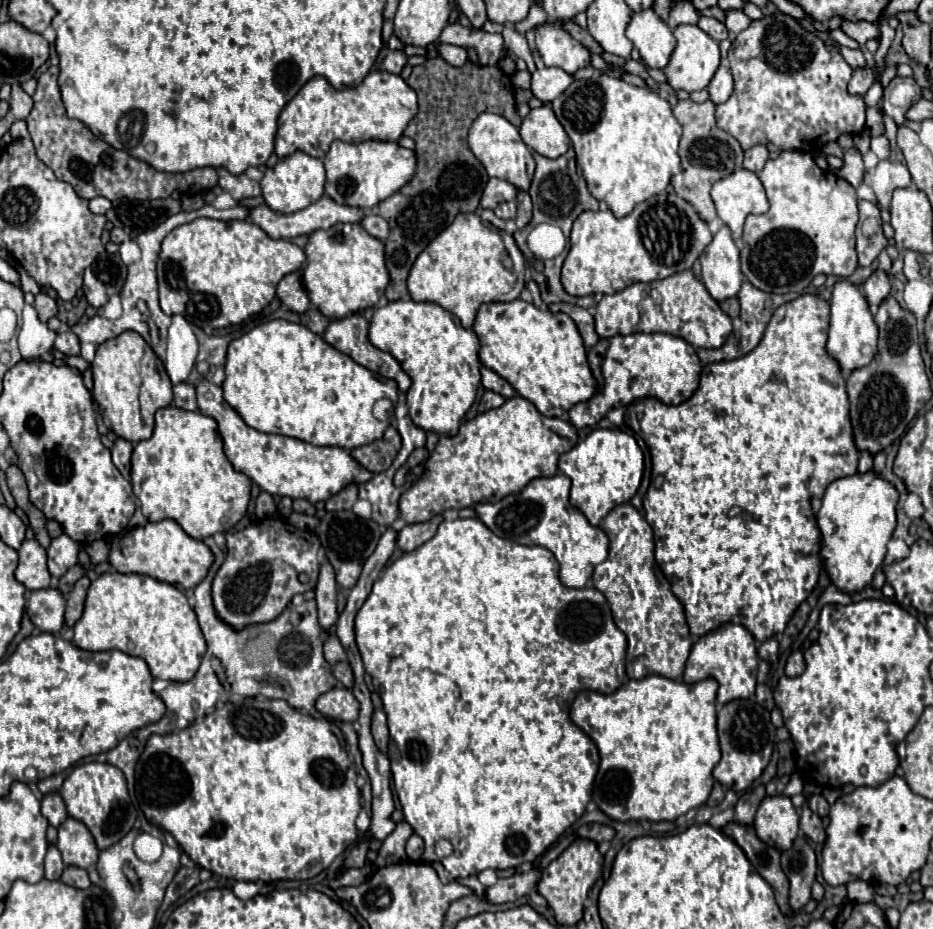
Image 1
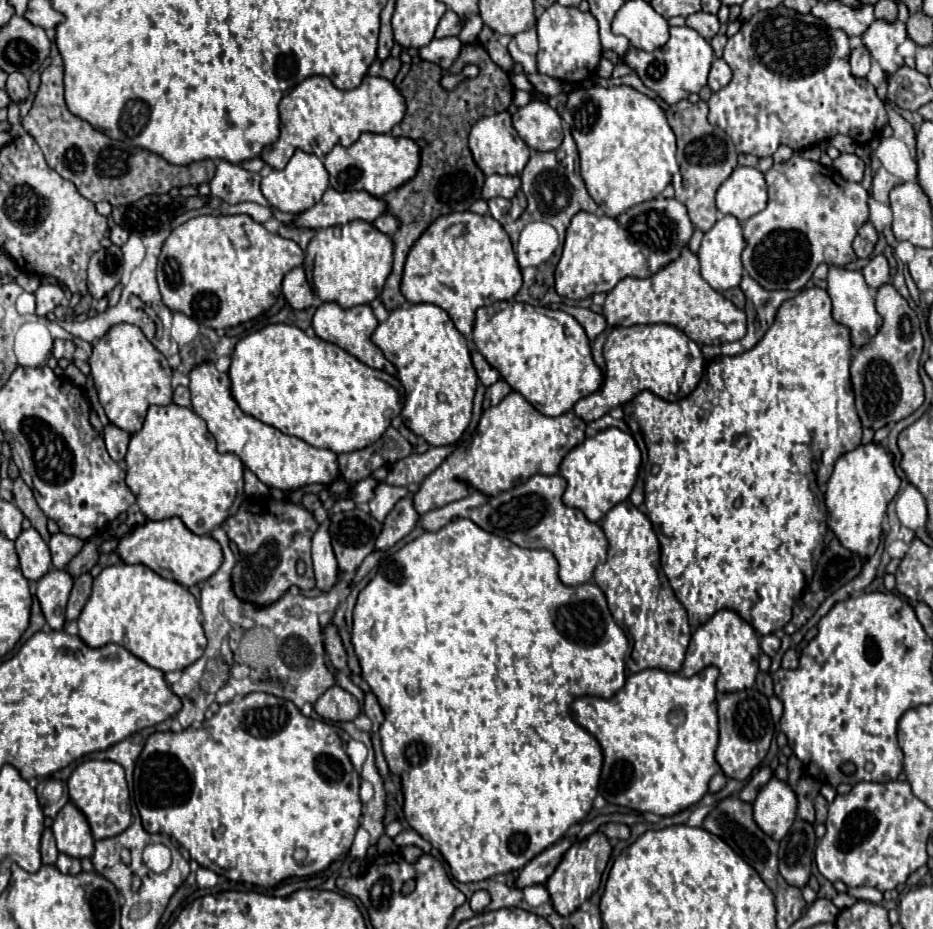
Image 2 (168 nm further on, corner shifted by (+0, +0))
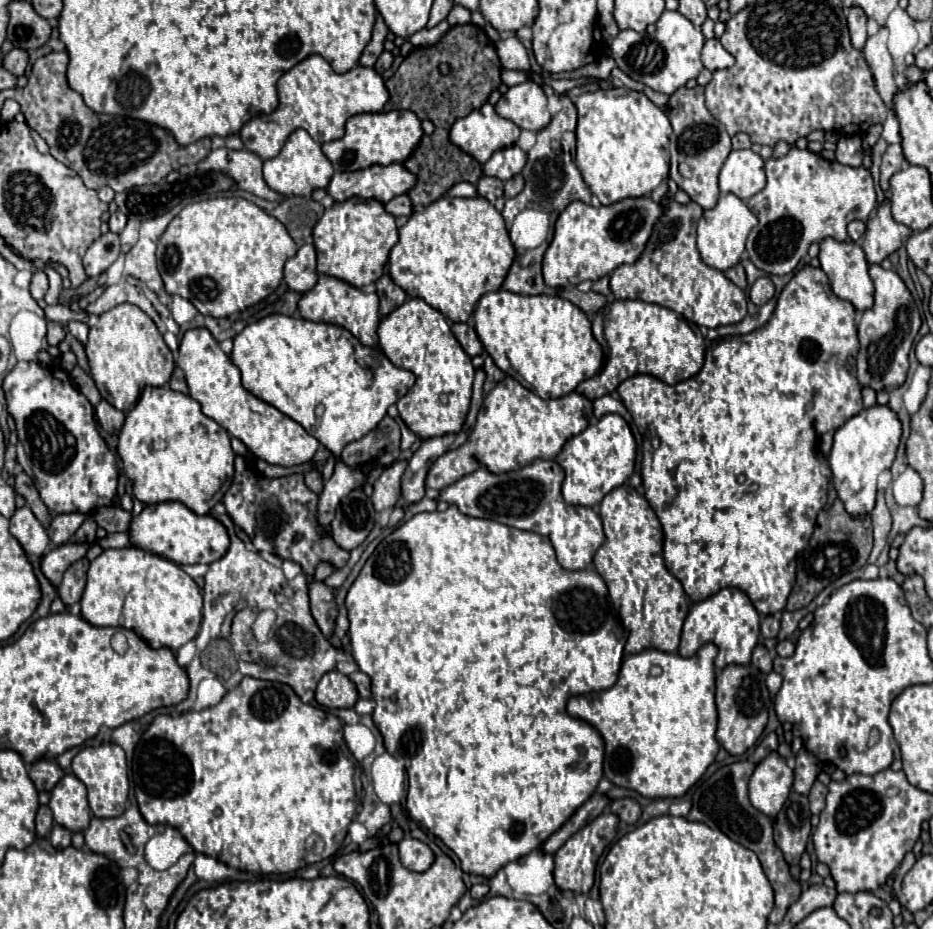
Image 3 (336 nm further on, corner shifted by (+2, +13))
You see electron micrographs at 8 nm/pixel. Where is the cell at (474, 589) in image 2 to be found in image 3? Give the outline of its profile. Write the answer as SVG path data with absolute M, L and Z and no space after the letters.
M450 505L442 513L418 513L384 537L350 587L346 595L346 609L350 619L348 637L352 643L352 657L358 669L372 679L372 699L376 705L372 719L384 737L386 751L398 759L404 759L406 765L406 809L420 827L434 833L458 855L464 873L492 877L506 863L540 849L546 839L592 797L602 779L604 741L590 723L572 719L566 713L566 703L578 693L610 689L610 685L618 679L622 649L626 643L626 633L610 609L606 583L594 569L566 571L556 561L554 547L546 537L532 531L514 529L492 519L468 517L460 513L456 505Z

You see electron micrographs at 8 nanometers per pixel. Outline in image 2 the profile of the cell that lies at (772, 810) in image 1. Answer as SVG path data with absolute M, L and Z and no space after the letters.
M770 778L770 782L758 792L754 800L754 818L764 834L780 842L796 820L794 790L786 782Z

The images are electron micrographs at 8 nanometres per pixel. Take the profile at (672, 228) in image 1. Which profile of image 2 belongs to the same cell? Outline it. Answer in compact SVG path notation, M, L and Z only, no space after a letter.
M658 196L628 208L616 218L578 212L566 230L562 258L556 266L556 292L572 300L582 300L596 292L610 292L628 276L650 278L680 258L692 232L694 226L686 206L676 198Z

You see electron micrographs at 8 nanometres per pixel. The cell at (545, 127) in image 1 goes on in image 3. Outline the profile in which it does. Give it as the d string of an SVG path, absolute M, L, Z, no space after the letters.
M524 81L510 87L494 105L496 113L510 119L520 129L540 131L550 123L550 113L546 107L546 95L534 81Z

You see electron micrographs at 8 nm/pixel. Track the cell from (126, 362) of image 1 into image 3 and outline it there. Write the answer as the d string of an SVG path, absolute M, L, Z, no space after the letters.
M122 303L96 317L96 323L90 327L86 355L90 363L90 375L102 395L102 401L96 407L96 415L102 429L112 437L116 437L124 425L126 415L122 411L130 411L136 405L140 391L146 385L166 385L174 371L174 357L164 343L162 333L156 329L154 321L132 303Z

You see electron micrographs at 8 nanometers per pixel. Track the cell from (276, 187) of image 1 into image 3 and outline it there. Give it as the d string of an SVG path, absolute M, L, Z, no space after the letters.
M296 129L286 145L282 147L282 151L274 157L264 161L264 179L266 183L282 193L282 195L304 195L310 197L314 189L324 189L330 183L334 169L330 165L330 161L326 159L326 155L320 149L320 143L316 143L304 129Z

